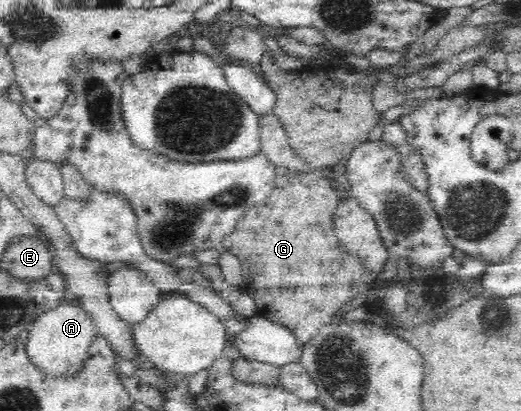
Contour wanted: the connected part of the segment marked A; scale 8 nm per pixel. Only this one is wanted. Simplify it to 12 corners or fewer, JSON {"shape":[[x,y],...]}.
{"shape":[[69,298],[38,311],[27,353],[47,373],[74,375],[97,338]]}

